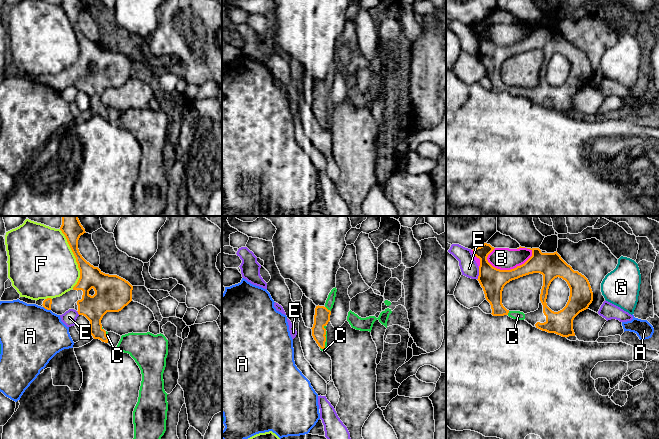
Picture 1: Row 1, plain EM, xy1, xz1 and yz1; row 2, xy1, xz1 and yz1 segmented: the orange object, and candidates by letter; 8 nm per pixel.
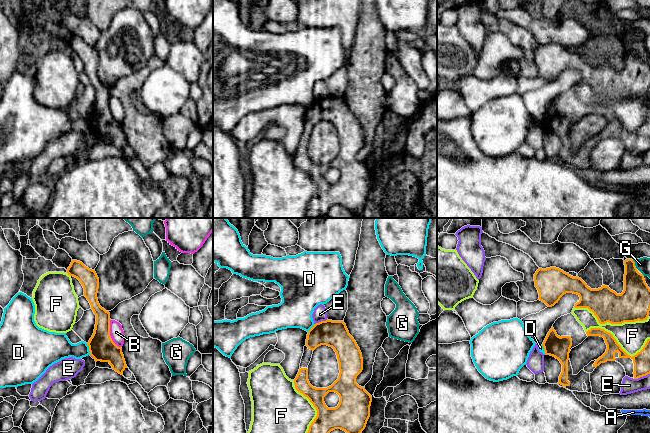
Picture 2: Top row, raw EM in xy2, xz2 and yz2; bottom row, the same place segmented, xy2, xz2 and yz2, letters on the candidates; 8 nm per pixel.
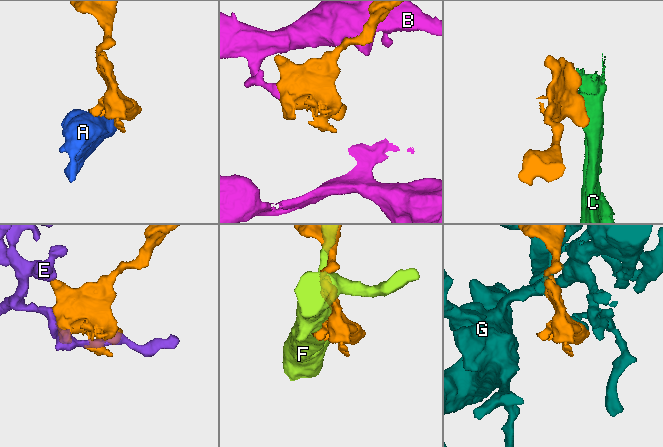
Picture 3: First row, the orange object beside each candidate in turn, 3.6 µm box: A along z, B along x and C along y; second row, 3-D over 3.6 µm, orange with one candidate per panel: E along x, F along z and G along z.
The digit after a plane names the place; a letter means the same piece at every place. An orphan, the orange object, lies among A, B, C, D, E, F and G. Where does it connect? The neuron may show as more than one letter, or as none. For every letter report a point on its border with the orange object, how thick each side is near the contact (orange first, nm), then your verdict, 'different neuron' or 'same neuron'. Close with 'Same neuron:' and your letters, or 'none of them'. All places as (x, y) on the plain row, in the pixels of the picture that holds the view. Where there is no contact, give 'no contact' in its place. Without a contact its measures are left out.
A: xy1 (47, 85) | 70/500 nm | different neuron
B: yz1 (511, 45) | 200/180 nm | different neuron
C: xz1 (327, 85) | 130/70 nm | same neuron
D: xy2 (89, 125) | 200/200 nm | different neuron
E: yz2 (641, 152) | 140/130 nm | different neuron
F: yz2 (610, 98) | 260/240 nm | different neuron
G: yz2 (634, 40) | 220/110 nm | different neuron
Same neuron: C

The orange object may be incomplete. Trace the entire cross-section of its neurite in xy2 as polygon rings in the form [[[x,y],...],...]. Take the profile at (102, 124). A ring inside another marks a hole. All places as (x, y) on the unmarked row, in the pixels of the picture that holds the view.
[[[72,36],[67,49],[80,57],[84,64],[84,72],[96,91],[94,109],[87,119],[90,131],[96,138],[108,138],[113,146],[123,151],[127,141],[122,124],[118,123],[110,112],[110,89],[98,78],[99,54],[95,46],[89,45],[80,37]]]

